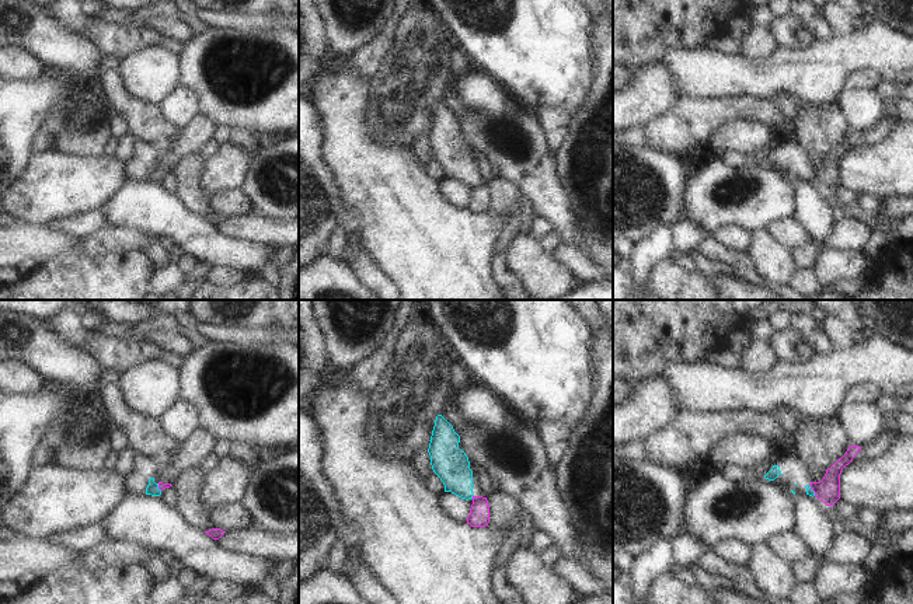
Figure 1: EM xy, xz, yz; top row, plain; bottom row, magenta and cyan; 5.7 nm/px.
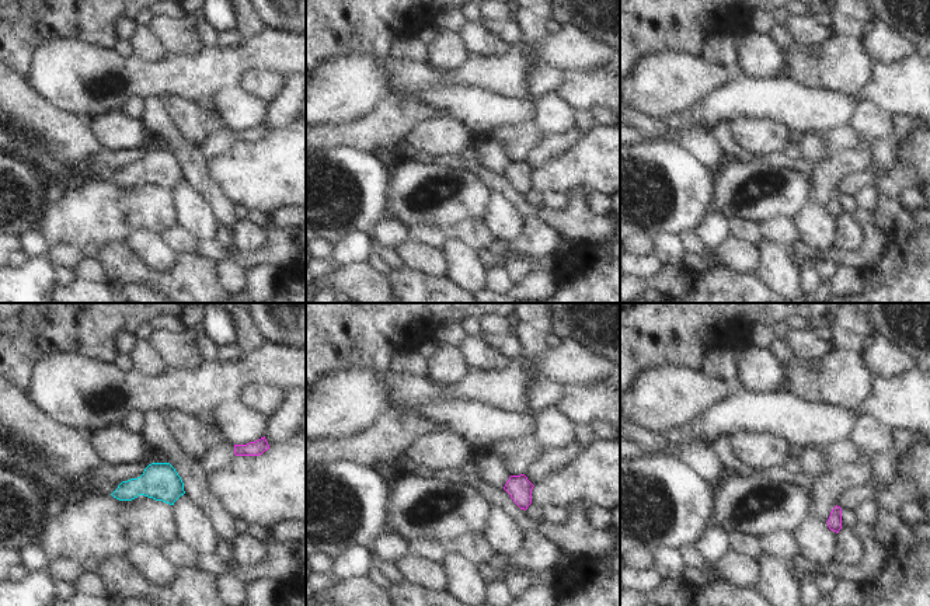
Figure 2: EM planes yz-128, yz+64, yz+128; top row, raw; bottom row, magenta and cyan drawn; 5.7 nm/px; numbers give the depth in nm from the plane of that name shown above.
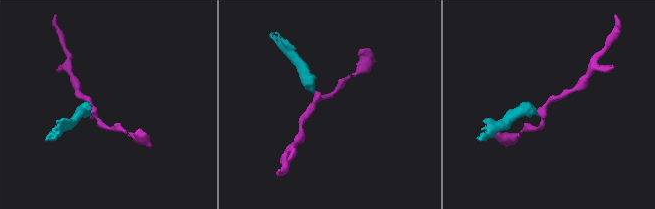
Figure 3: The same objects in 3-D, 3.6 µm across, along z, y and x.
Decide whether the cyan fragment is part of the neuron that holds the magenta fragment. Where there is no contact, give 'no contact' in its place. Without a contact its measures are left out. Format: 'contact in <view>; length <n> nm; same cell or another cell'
contact in yz; length 80 nm; another cell

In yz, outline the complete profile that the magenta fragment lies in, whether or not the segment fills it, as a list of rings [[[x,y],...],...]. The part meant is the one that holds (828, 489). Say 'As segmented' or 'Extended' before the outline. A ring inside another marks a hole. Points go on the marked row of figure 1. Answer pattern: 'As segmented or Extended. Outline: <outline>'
As segmented. Outline: [[[850,446],[846,454],[826,469],[822,481],[811,482],[809,486],[815,492],[815,496],[826,506],[833,506],[840,499],[840,474],[860,451],[860,446]]]

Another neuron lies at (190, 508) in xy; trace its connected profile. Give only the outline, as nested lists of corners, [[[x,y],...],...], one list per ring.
[[[185,469],[173,483],[178,496],[177,510],[187,524],[196,531],[209,531],[215,527],[198,497],[199,478],[201,472],[198,469]]]

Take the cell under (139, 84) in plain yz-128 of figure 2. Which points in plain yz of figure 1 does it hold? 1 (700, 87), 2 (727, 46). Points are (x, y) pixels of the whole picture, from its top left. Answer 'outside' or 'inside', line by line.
1: inside
2: outside

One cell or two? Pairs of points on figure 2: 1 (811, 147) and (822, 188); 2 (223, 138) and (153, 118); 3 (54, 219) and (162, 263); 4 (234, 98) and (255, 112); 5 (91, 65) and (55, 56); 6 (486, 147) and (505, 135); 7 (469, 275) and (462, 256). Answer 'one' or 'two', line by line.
1: two
2: two
3: two
4: one
5: one
6: two
7: one

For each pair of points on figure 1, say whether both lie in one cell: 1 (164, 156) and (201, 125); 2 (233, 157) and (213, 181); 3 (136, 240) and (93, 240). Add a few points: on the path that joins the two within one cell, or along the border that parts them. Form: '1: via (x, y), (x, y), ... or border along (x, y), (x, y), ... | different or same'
1: via (173, 153), (192, 133) | same
2: via (229, 163), (218, 175) | same
3: via (125, 240), (104, 240) | same

